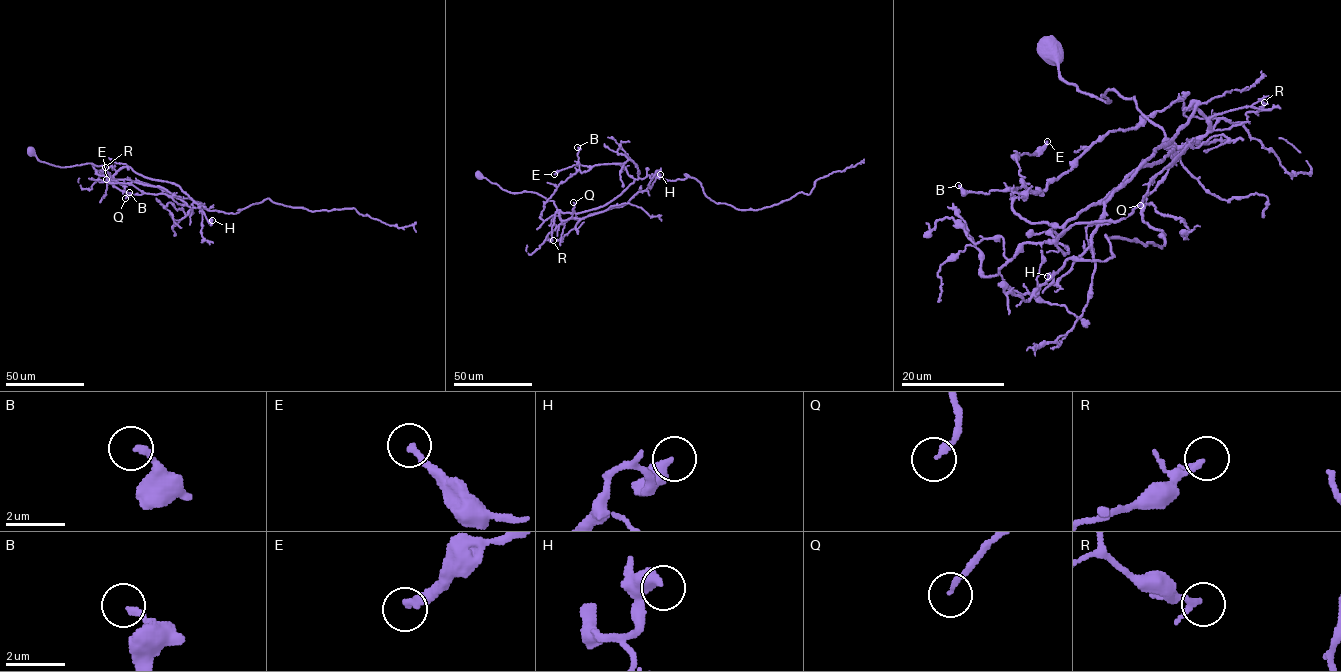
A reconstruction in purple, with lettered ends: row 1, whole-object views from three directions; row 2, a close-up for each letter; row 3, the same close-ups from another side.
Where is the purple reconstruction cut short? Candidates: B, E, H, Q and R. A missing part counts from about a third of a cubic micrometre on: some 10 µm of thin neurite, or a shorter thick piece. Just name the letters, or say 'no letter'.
no letter

